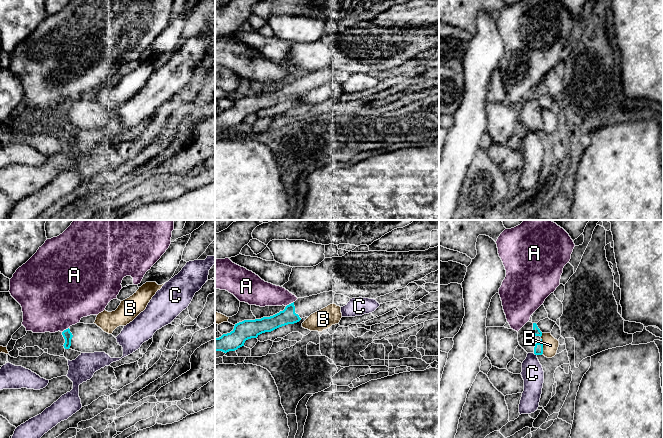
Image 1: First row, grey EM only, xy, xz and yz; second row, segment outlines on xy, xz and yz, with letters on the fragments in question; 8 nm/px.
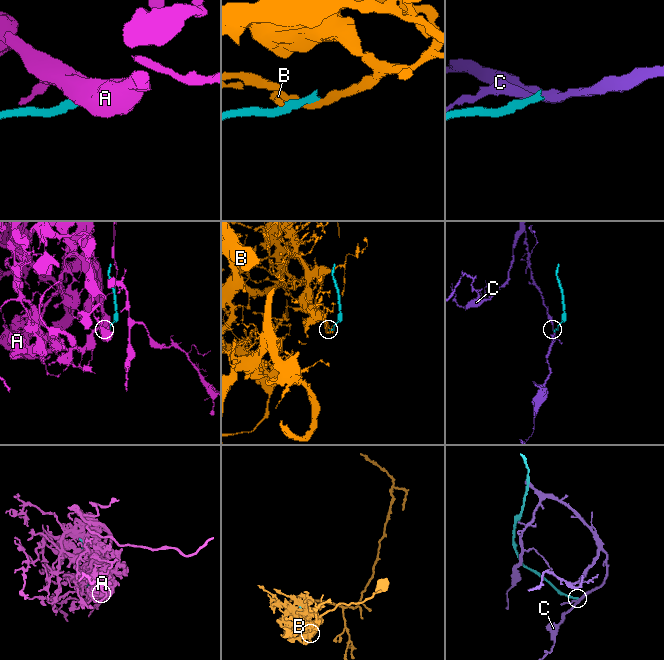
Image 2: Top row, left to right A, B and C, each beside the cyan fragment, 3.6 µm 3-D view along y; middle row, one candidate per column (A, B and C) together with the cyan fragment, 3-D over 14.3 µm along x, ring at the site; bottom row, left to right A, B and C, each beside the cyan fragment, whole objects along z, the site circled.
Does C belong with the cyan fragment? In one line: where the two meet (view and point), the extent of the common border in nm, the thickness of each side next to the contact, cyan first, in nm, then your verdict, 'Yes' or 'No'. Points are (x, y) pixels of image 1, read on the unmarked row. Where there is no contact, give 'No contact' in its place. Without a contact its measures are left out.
Touches cyan at yz (535, 130). Shared border 40 nm. Thickness 80 nm (cyan) against 180 nm. No

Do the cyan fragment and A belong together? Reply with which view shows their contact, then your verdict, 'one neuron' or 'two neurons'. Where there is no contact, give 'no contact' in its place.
meets cyan in xz; two neurons

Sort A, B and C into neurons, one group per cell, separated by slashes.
A / B / C

